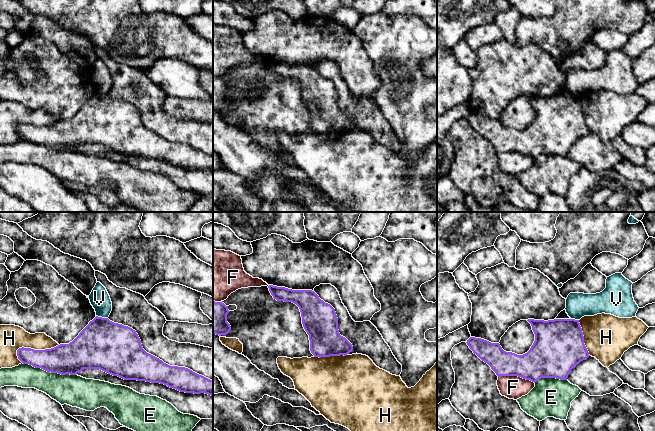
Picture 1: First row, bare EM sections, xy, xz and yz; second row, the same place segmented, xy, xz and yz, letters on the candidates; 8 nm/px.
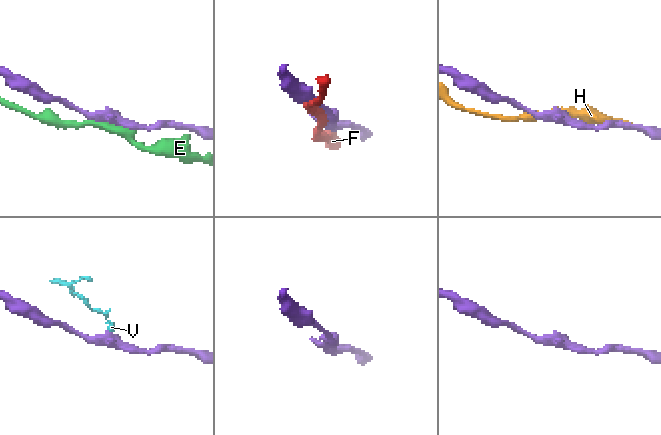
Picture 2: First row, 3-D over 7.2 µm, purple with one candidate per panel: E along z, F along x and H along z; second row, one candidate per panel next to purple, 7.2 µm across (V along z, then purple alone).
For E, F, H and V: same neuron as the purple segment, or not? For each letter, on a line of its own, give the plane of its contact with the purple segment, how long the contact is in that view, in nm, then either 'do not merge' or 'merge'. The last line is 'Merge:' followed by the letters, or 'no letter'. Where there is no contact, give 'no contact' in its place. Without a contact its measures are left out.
E: xy | 440 nm | do not merge
F: yz | 300 nm | do not merge
H: xy | 360 nm | do not merge
V: xy | 100 nm | do not merge
Merge: no letter

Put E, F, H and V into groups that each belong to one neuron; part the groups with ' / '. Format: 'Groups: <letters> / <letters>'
Groups: E / F / H / V

